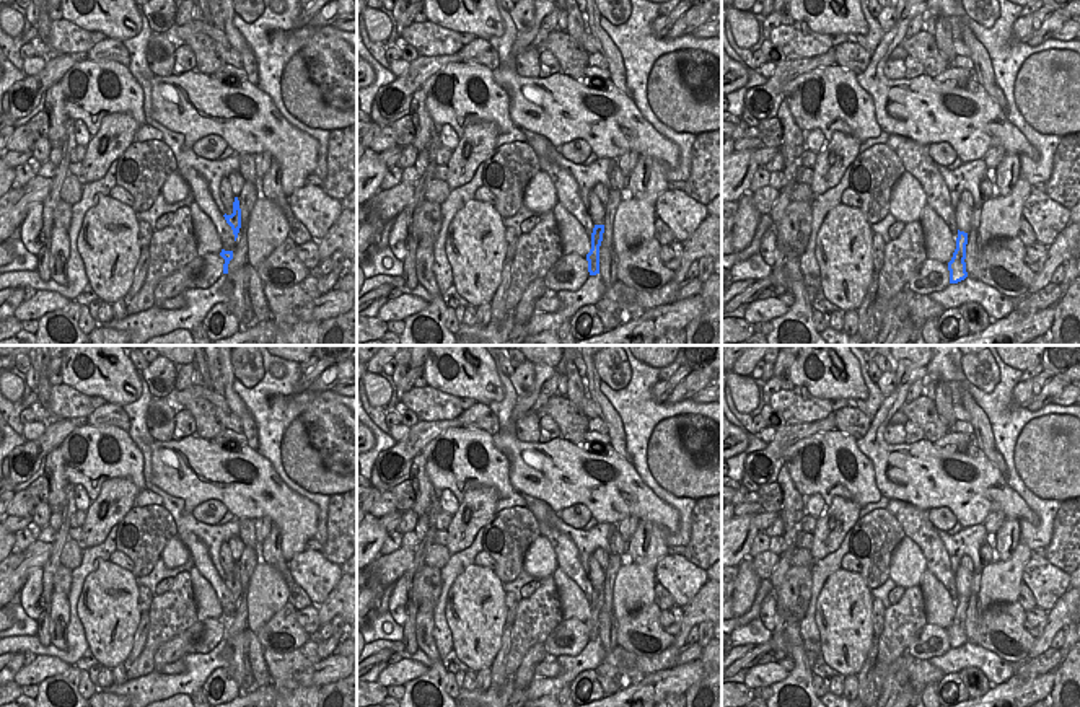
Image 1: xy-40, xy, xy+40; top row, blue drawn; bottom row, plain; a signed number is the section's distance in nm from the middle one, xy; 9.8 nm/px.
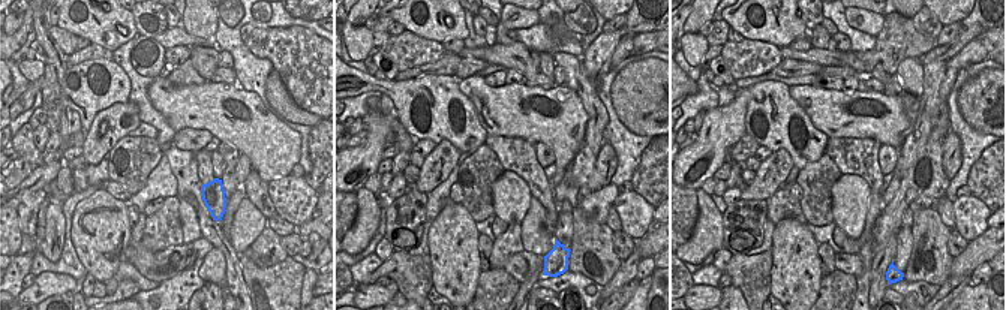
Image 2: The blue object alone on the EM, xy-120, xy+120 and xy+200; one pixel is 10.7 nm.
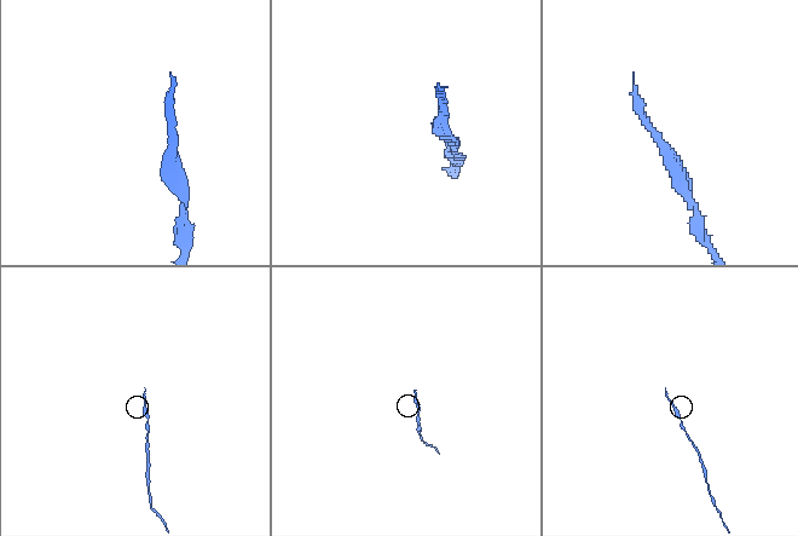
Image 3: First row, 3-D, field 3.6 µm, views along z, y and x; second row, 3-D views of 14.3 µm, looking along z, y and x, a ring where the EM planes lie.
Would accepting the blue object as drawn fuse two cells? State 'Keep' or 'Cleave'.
Keep.

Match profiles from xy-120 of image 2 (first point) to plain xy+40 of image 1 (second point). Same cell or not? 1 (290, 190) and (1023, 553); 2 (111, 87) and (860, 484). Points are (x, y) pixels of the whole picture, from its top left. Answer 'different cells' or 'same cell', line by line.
1: different cells
2: same cell

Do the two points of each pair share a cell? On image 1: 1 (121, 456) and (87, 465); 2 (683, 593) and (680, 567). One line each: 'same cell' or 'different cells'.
1: same cell
2: same cell

